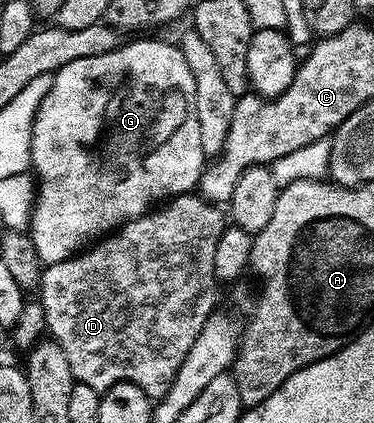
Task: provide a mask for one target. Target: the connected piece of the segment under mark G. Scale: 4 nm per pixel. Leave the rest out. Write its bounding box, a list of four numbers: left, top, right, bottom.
[28,39,207,264]

